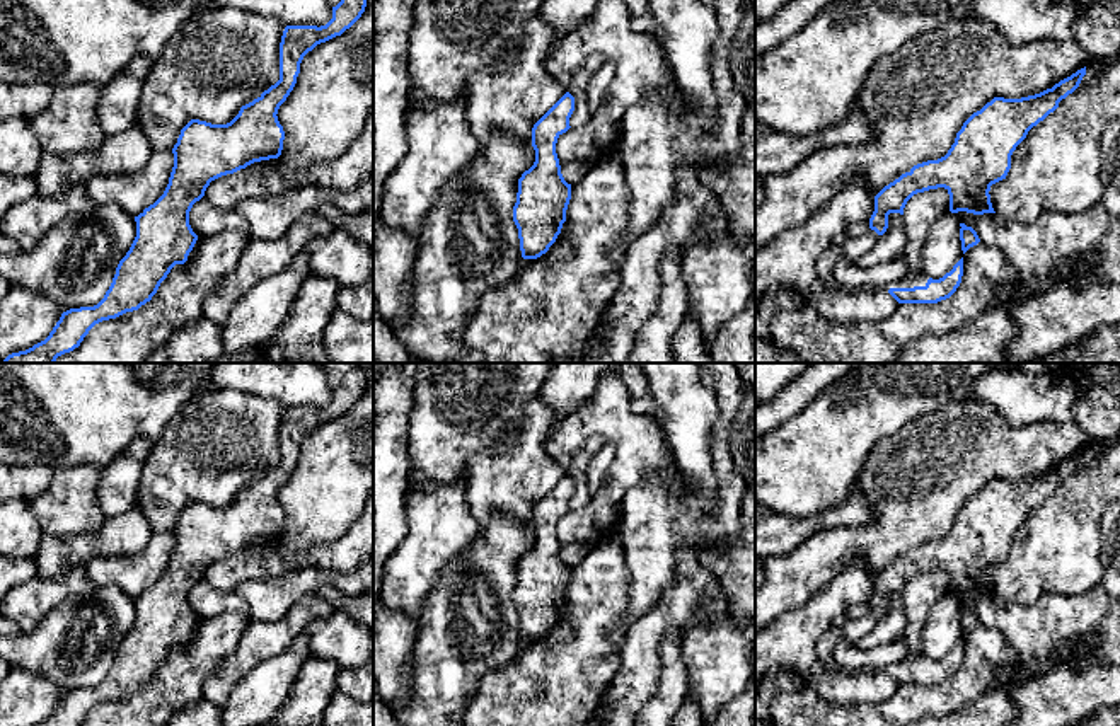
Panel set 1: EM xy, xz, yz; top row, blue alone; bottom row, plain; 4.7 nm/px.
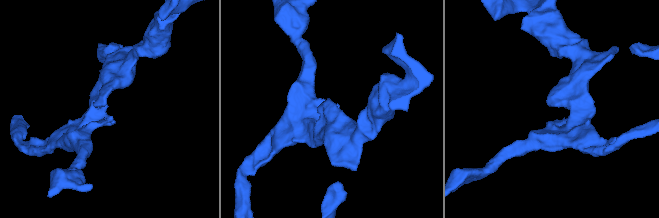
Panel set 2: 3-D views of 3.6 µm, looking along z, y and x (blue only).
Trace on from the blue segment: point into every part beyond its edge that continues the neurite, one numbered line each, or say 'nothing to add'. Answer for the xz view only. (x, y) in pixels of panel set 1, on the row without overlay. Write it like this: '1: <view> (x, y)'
nothing to add

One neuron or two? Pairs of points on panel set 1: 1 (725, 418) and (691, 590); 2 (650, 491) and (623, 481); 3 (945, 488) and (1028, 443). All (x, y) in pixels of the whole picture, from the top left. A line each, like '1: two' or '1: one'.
1: two
2: two
3: one

